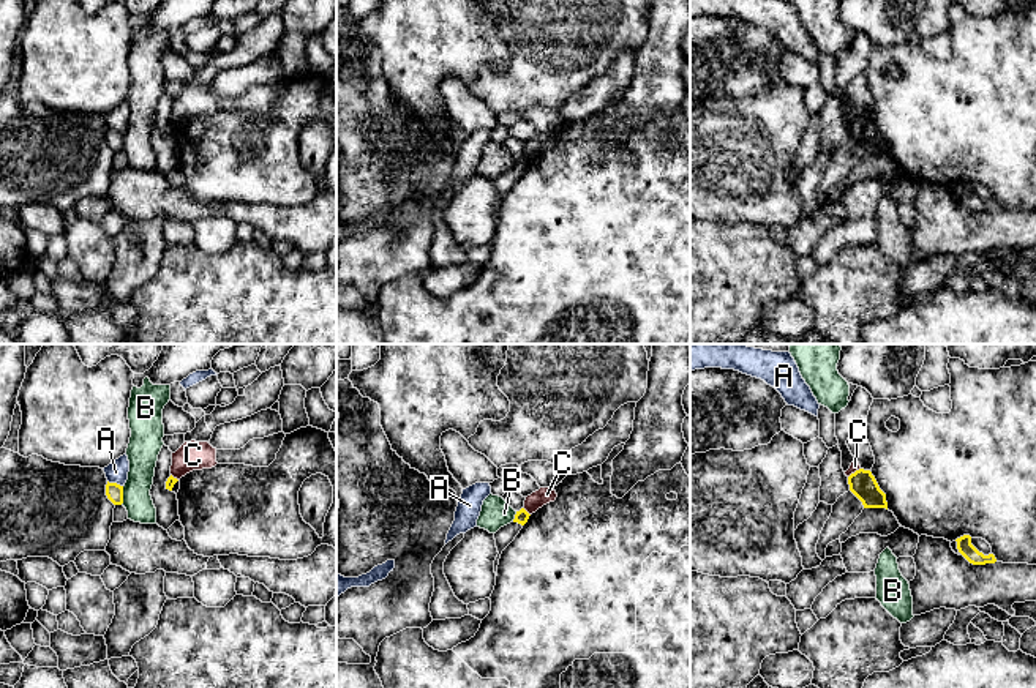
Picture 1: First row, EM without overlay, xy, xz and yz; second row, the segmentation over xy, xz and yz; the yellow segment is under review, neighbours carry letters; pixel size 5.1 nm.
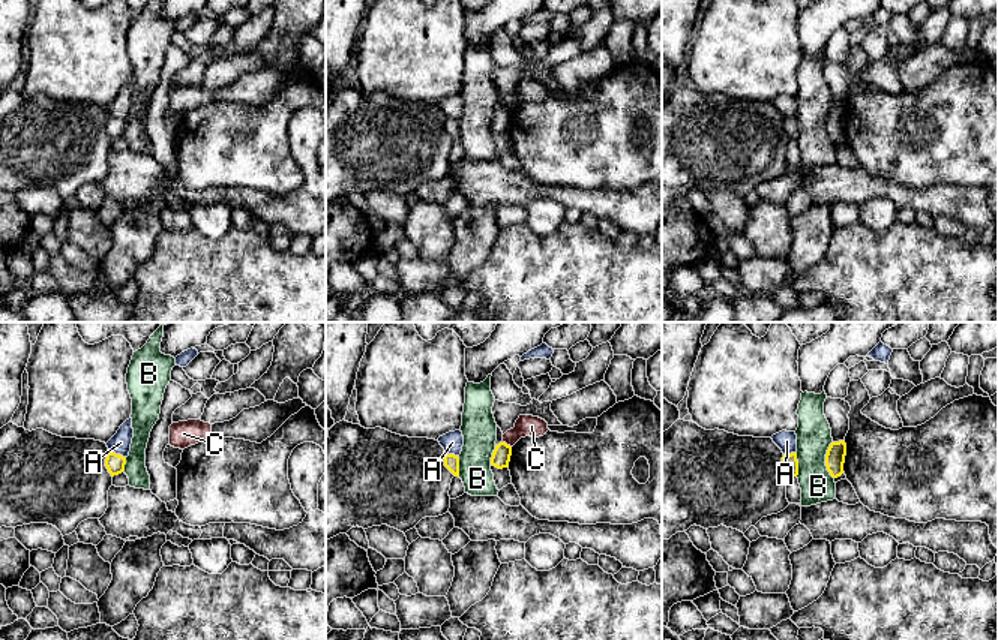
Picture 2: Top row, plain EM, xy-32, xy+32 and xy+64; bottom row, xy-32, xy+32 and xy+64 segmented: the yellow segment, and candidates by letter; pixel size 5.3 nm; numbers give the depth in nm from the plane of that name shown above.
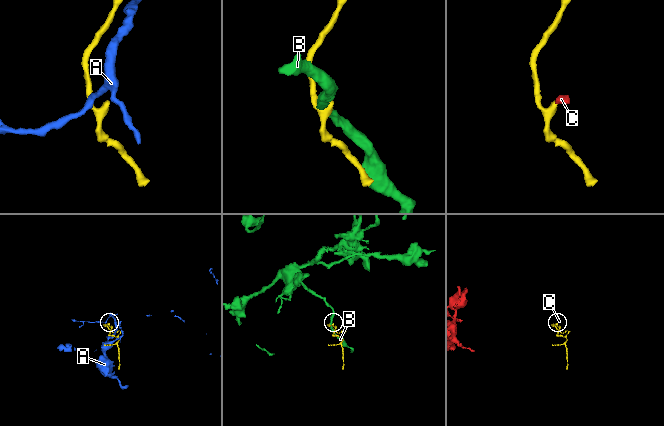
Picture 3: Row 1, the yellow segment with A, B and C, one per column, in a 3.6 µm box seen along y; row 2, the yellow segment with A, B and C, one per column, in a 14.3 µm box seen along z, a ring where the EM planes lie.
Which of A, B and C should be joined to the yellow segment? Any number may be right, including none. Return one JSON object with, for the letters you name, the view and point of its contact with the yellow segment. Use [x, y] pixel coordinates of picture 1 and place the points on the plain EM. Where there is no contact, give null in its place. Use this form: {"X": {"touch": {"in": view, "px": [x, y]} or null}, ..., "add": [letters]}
{"add": []}

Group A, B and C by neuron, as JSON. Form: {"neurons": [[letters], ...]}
{"neurons": [["A"], ["B"], ["C"]]}

